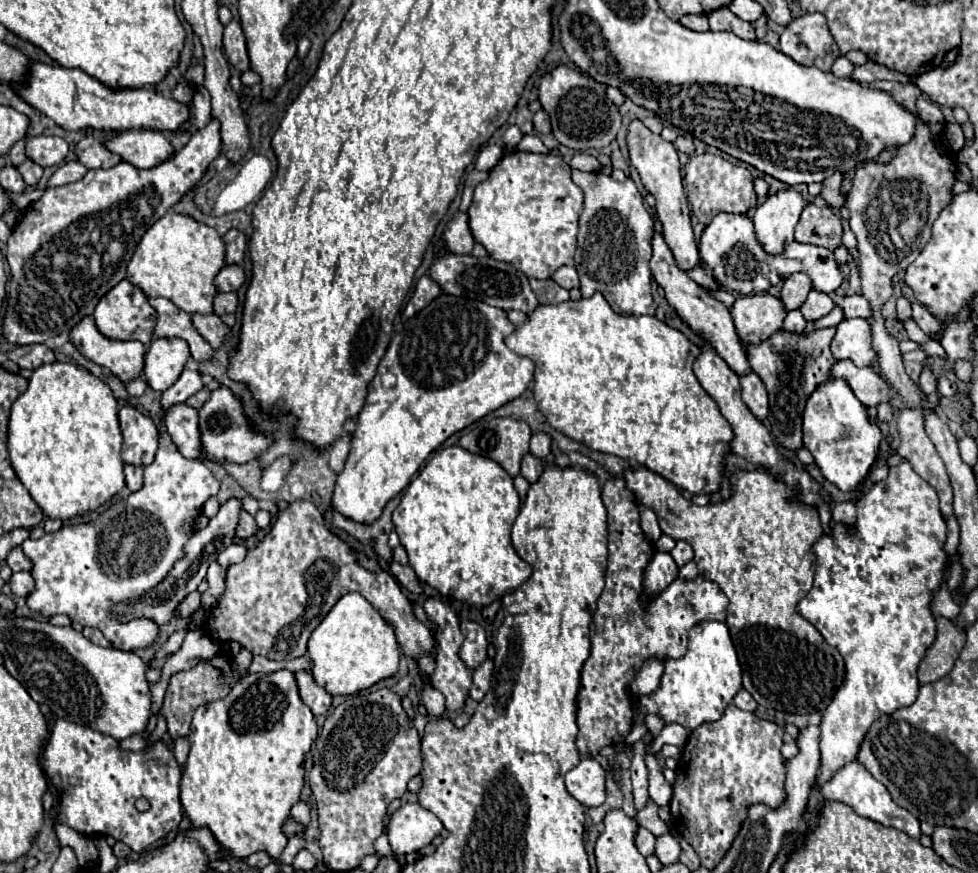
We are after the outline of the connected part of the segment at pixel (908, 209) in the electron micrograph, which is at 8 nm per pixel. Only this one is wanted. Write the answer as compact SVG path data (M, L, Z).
M876 80L870 84L874 90L884 90L892 94L892 98L904 106L908 112L916 116L916 132L908 144L896 146L896 156L888 164L878 164L874 160L862 164L852 180L852 188L846 196L846 208L850 210L850 228L858 240L858 270L862 296L868 298L872 306L872 350L876 350L876 366L880 374L890 382L890 386L900 394L904 406L908 410L922 408L924 392L918 384L906 374L902 352L898 348L898 340L888 334L884 326L882 306L892 296L892 278L896 272L906 270L908 264L916 260L916 254L926 246L932 234L932 222L938 218L940 210L952 202L952 186L956 182L956 160L940 146L936 136L942 136L944 124L926 124L920 120L916 110L916 100L922 96L916 84L900 84L900 82L884 82Z

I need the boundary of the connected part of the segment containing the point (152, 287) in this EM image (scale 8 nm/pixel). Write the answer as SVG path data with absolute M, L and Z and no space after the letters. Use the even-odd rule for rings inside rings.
M166 212L142 236L128 264L128 280L146 296L164 296L188 314L210 314L216 288L212 284L224 266L224 242L218 232L188 214Z

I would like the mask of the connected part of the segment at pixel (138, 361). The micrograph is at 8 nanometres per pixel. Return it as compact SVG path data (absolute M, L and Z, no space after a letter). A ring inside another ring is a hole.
M92 316L82 318L70 330L70 342L88 360L100 364L102 368L108 368L122 382L138 378L144 366L142 350L146 352L146 348L142 342L122 342L106 338L104 334L100 334Z

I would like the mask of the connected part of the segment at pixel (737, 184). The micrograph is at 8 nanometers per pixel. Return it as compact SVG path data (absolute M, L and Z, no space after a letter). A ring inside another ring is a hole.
M694 154L686 164L686 194L692 206L692 212L702 224L708 224L718 212L746 214L756 206L756 194L752 186L752 174L738 164L732 164L720 156L712 154Z

